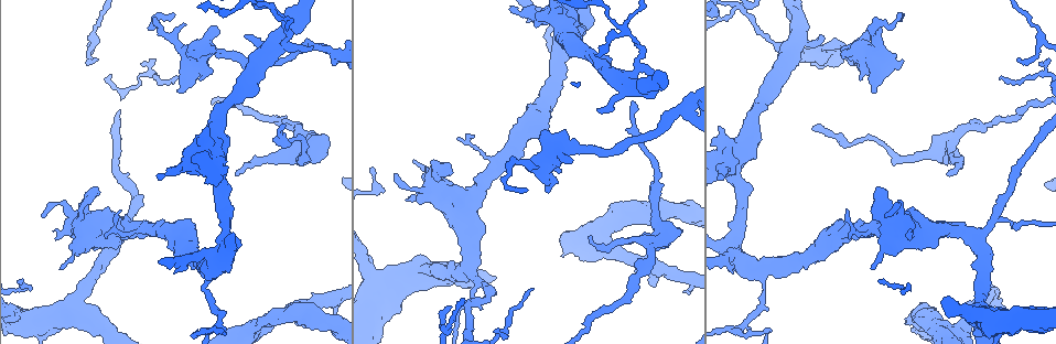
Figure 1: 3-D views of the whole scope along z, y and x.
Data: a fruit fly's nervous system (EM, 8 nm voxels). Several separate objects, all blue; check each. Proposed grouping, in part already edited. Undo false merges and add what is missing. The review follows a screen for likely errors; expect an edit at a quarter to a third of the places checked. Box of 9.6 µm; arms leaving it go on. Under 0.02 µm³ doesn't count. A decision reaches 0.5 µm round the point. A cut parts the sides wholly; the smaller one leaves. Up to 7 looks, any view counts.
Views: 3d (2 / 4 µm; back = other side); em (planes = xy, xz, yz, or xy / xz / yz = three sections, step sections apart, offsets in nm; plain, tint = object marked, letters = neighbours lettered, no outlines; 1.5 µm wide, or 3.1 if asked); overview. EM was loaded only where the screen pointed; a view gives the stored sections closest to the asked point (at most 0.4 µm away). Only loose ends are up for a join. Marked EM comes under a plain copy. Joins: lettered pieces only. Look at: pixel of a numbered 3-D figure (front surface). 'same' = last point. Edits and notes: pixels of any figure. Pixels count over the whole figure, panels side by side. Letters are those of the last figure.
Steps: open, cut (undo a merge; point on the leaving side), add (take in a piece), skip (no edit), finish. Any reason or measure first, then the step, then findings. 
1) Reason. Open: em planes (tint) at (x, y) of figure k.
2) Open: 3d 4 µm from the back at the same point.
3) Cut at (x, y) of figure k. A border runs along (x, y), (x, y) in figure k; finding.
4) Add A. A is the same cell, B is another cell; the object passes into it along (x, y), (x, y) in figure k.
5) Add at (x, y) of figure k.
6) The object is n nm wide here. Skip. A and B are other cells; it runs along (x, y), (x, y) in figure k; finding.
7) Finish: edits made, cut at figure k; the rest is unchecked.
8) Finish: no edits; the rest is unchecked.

Branch stops here. Open: 3d 4 µm at (591, 236) of figure 1.

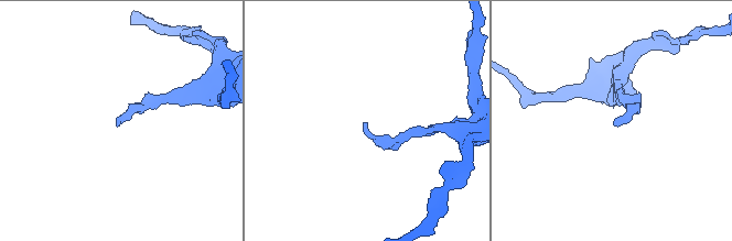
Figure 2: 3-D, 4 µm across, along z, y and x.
Open: em yz step 4 (letters) at (119, 123) of figure 2.

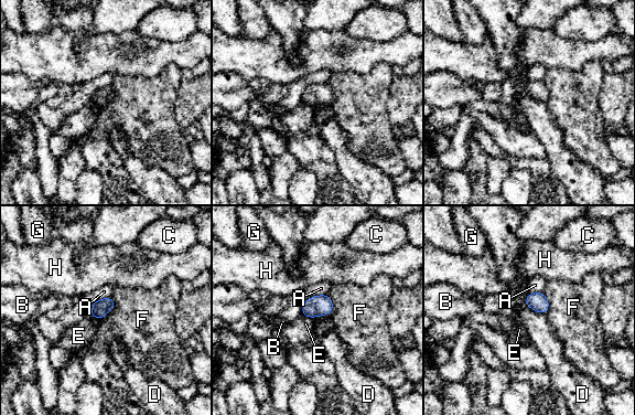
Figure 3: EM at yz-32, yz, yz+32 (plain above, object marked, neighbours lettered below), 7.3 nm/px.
The object is 120 nm wide here. Skip. A, B, C, D, E, F, G and H are other cells; a border runs along (525, 297), (528, 306), (546, 314) in figure 3; none of them fits.

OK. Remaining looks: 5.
Abrupt turn. Open: 3d 4 µm at (322, 47) of figure 1.

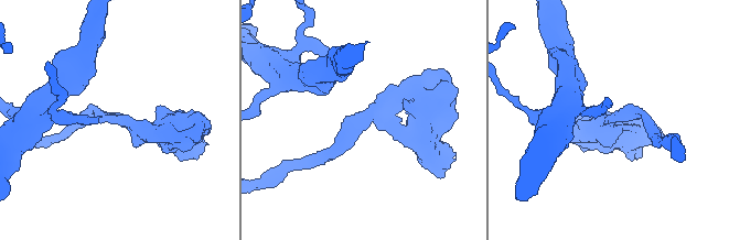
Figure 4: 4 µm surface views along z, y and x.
3 arms meet here. Open: em xz step 8 (letters) at (609, 120) of figure 4.

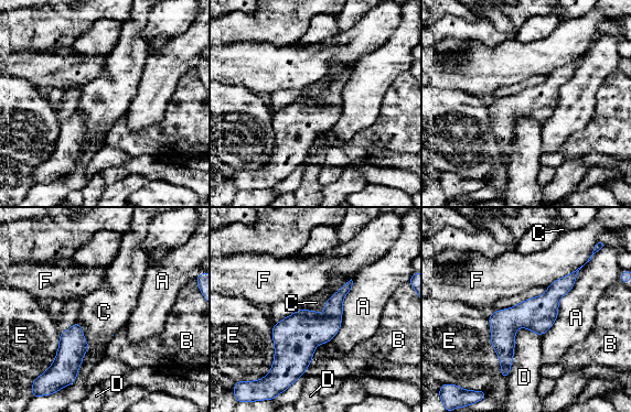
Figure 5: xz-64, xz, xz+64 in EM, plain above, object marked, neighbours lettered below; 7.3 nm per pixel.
Another direction. Open: em planes (letters) at the same point.

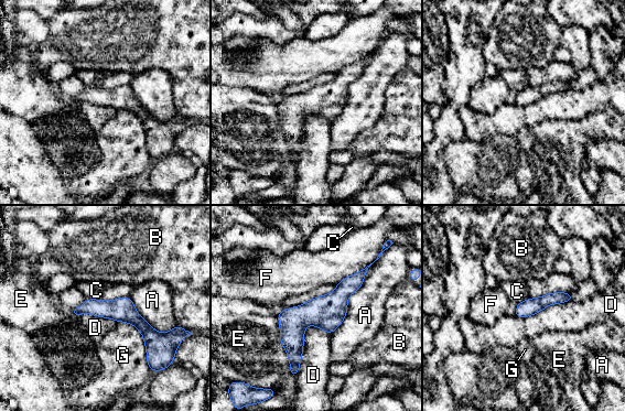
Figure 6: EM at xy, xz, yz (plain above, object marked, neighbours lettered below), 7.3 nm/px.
The object is 120 nm wide here. Skip. A, B, C, D, E, F and G are other cells; it runs along (363, 272), (294, 331), (294, 371) in figure 6; all the same cell.

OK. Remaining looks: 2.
Free end. Open: em xy step 8 (letters) at (820, 37) of figure 1.

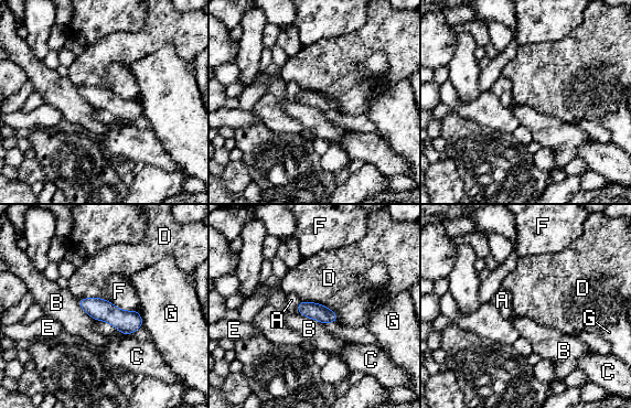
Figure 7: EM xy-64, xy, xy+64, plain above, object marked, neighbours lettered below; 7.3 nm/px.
The object is 120 nm wide here. Add A. A is the same cell, B, C, D, E, F and G are other cells; the object passes into it along (311, 310), (297, 307), (291, 300) in figure 7; the cell continues.

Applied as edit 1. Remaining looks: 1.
Finish: edits made, add at figure 7; the rest is unchecked.

